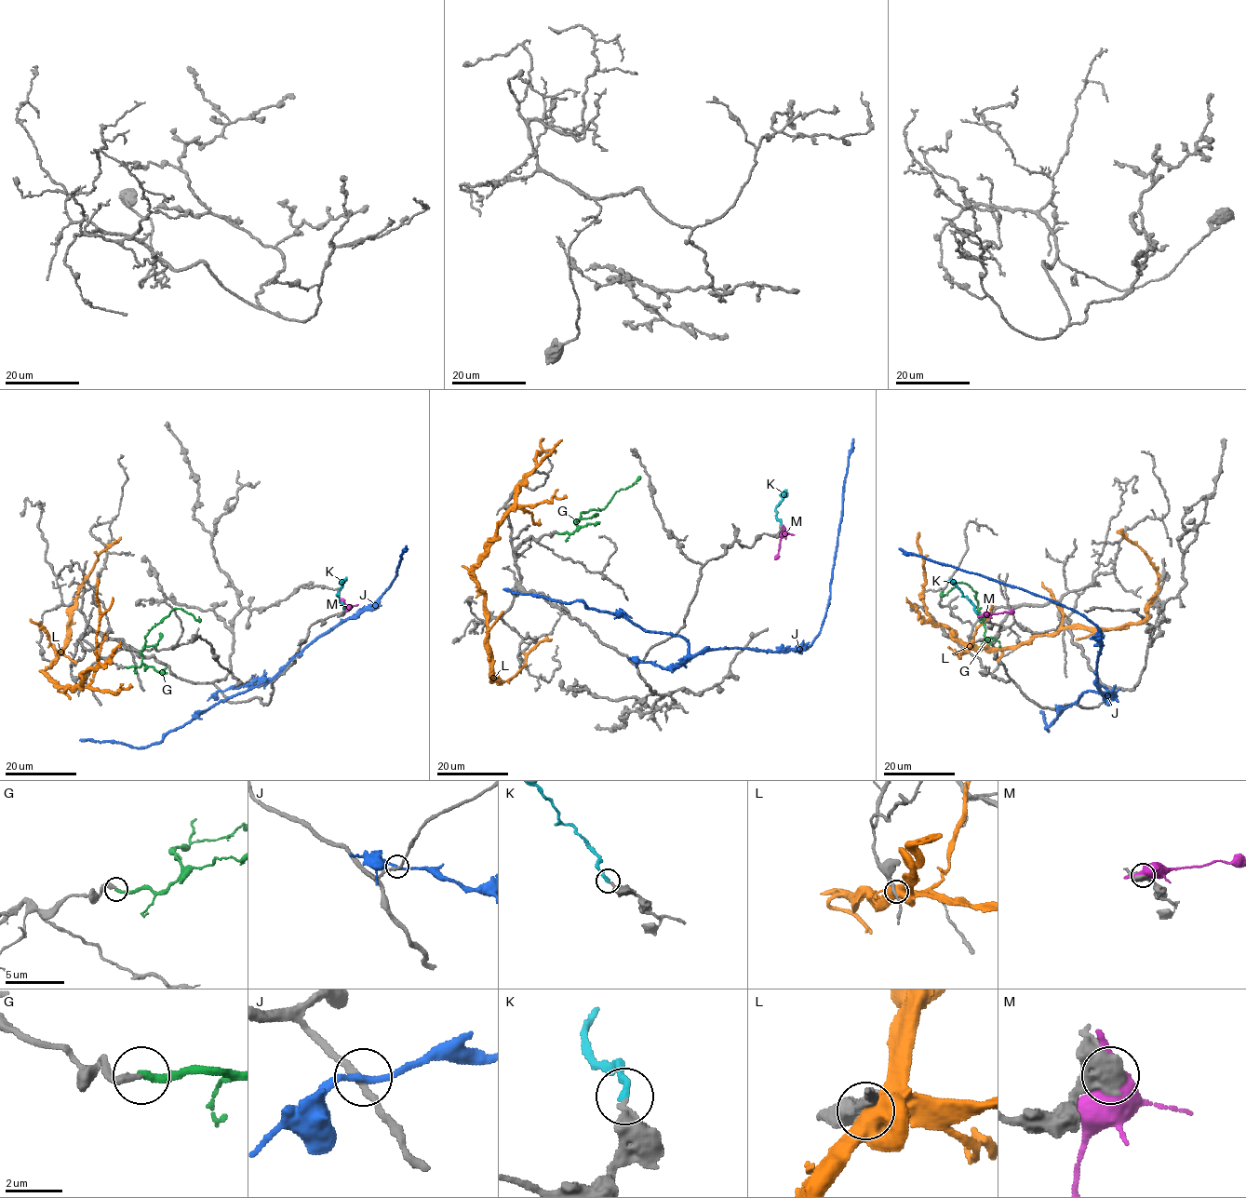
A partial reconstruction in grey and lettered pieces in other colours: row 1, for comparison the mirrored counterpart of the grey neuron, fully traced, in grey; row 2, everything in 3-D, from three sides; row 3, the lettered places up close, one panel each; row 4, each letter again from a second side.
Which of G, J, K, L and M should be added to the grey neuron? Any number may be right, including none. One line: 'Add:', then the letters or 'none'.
Add: G, K

